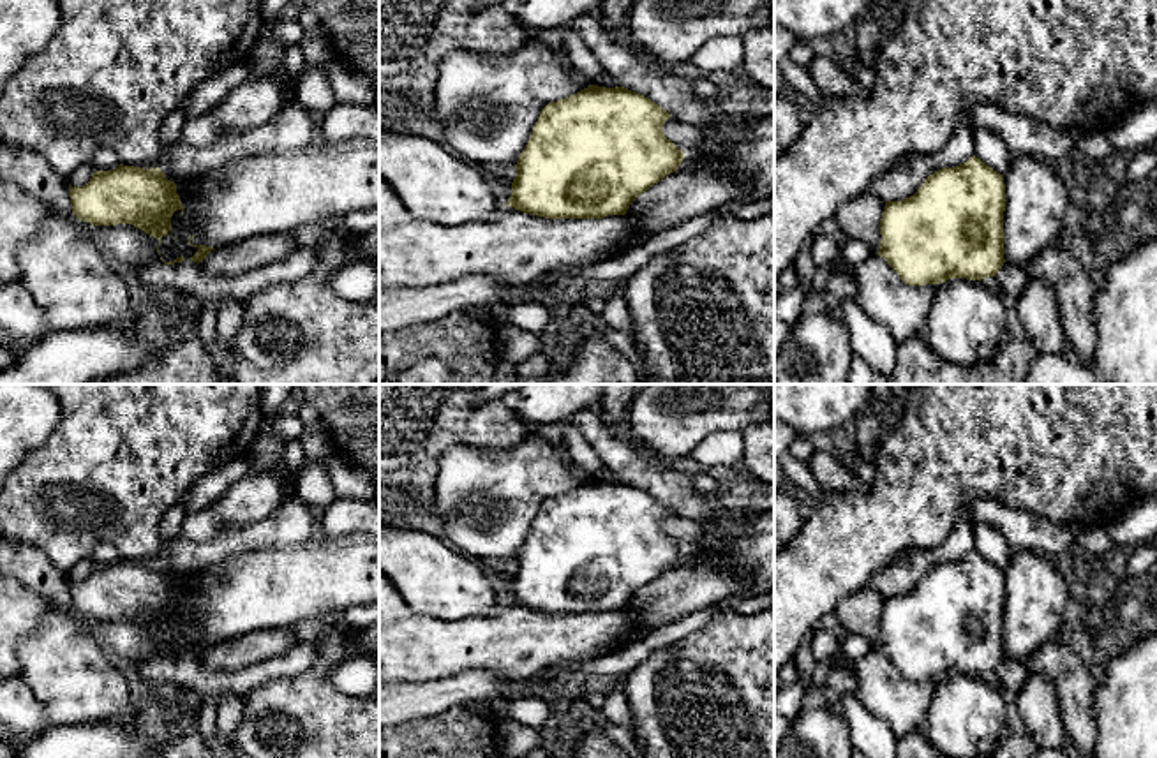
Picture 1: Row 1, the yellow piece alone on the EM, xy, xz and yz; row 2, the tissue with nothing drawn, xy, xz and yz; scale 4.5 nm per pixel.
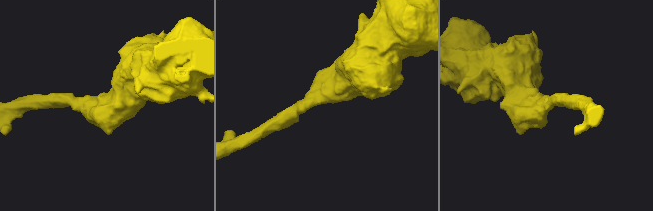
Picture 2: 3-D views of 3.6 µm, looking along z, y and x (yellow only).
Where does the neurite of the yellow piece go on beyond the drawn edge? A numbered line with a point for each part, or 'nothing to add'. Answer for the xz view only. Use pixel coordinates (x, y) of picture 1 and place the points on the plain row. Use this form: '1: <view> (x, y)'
nothing to add

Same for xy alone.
nothing to add

